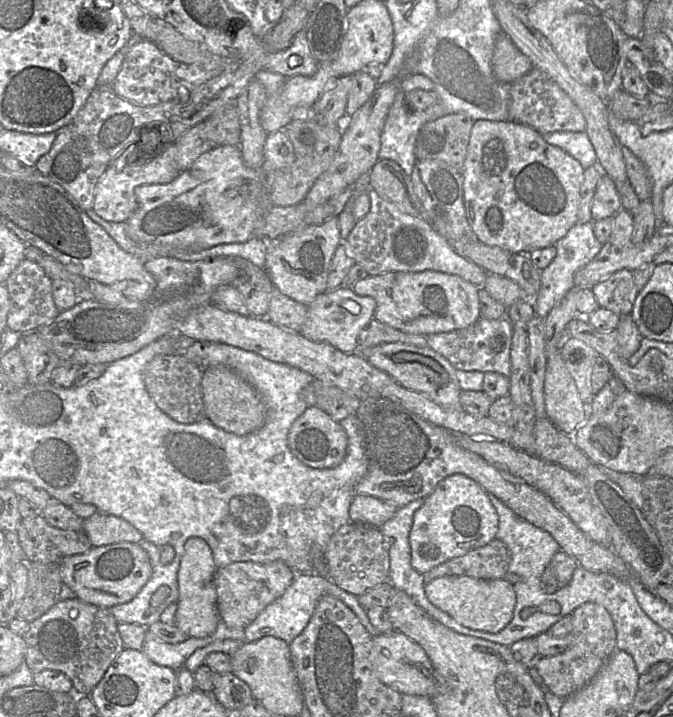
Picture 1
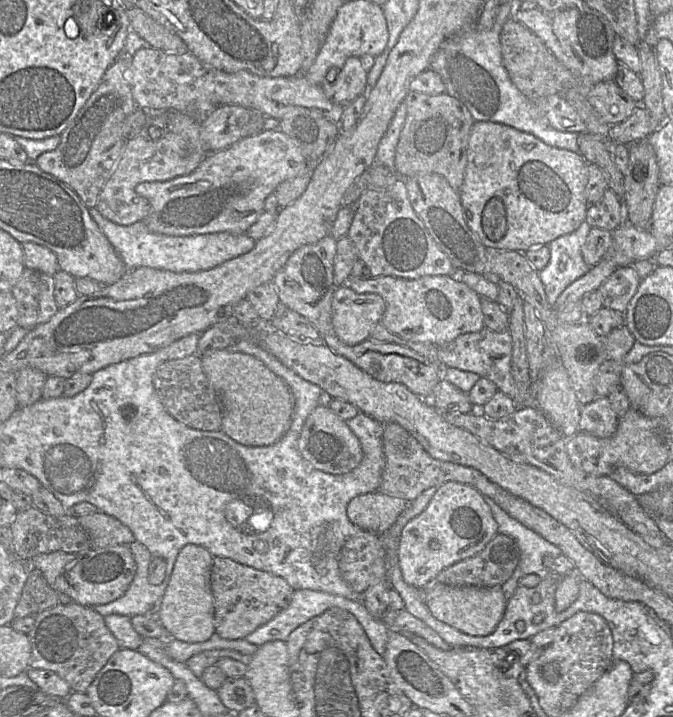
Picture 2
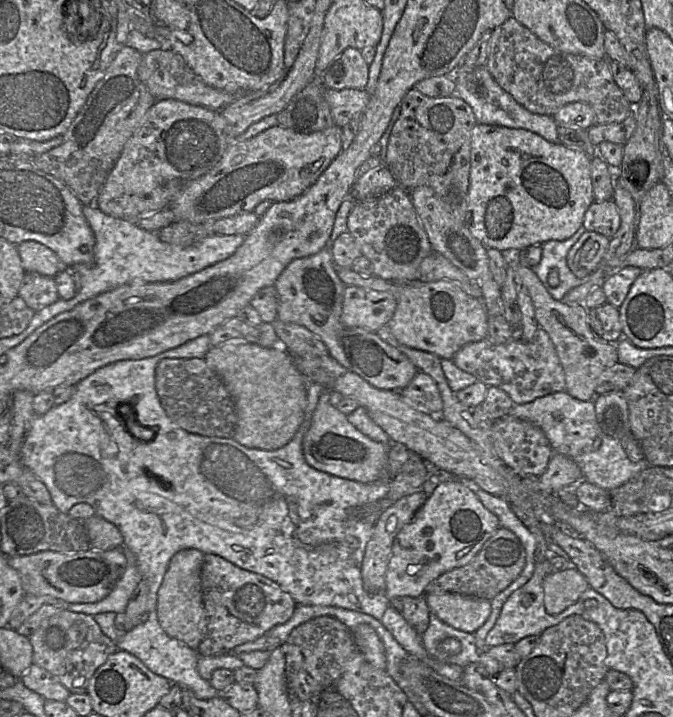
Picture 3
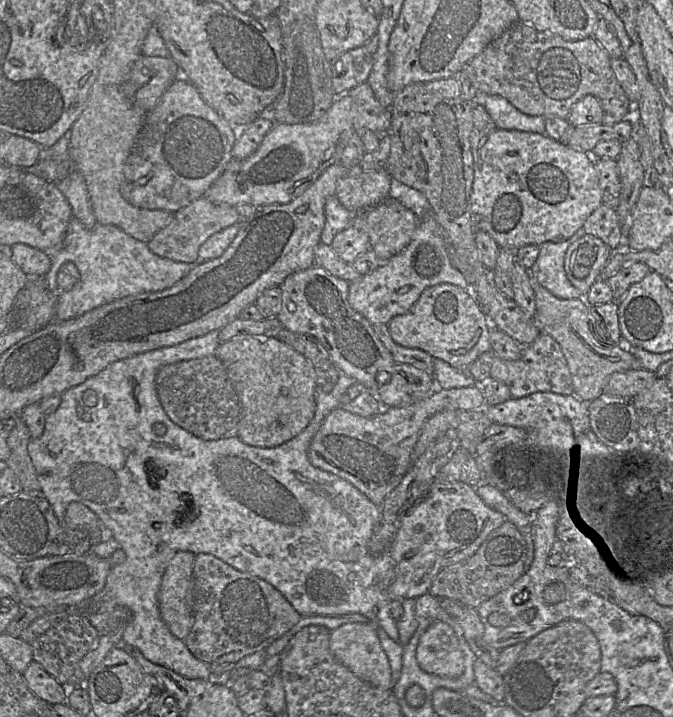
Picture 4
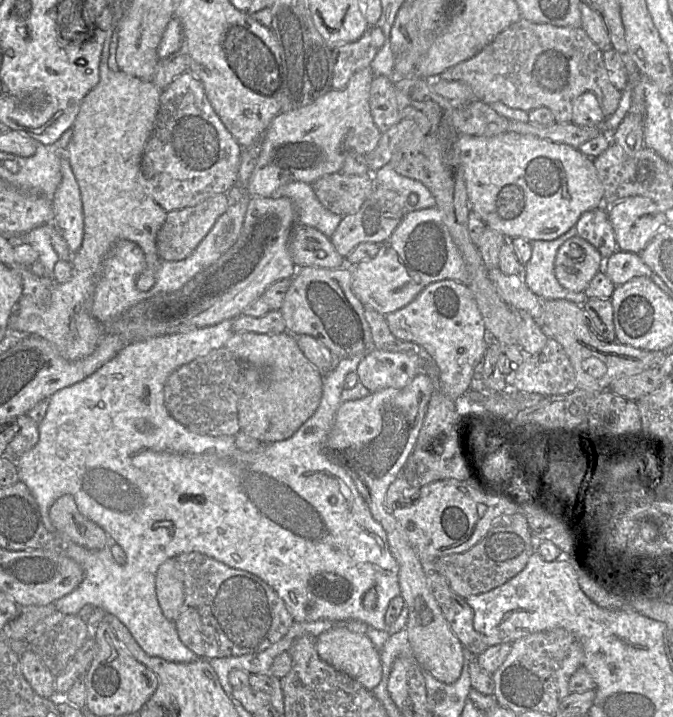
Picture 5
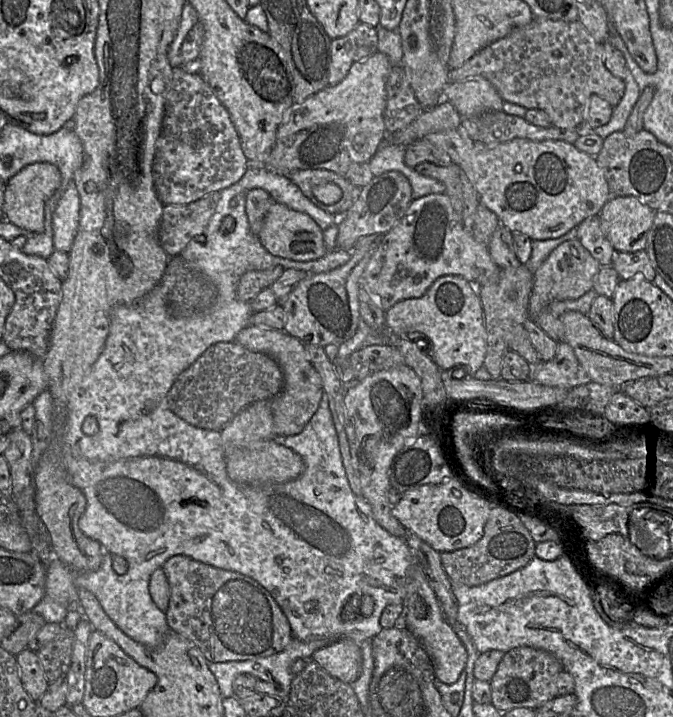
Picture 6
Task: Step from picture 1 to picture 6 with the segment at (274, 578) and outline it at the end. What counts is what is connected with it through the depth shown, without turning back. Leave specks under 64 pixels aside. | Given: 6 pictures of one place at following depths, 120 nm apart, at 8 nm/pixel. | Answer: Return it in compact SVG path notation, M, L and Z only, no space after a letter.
M175 555L162 566L171 597L166 619L170 629L193 642L208 662L245 661L284 650L293 639L289 621L271 596L254 579Z

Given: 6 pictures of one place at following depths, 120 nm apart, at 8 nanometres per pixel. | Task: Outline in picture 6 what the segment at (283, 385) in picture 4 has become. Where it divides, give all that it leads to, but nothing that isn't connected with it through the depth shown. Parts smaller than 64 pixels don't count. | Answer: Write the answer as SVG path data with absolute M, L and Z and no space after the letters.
M249 325L236 336L235 342L251 352L262 352L279 364L284 386L279 395L270 400L273 414L273 430L276 438L299 434L317 411L324 393L321 377L316 371L303 342L282 330Z

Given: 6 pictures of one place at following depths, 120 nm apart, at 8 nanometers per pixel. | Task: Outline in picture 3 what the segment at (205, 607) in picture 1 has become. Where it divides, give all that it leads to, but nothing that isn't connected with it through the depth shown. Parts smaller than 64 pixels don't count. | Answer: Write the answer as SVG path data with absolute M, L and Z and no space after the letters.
M187 548L170 559L168 569L158 591L157 616L163 630L181 643L196 650L207 630L207 615L203 603L201 569L204 553Z

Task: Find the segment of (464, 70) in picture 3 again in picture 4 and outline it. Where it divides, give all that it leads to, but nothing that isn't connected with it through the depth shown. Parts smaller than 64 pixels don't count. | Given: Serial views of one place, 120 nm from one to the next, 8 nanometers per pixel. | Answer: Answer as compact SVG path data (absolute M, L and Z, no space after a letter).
M478 92L472 102L482 105L498 128L546 134L544 117L522 113L502 96Z

